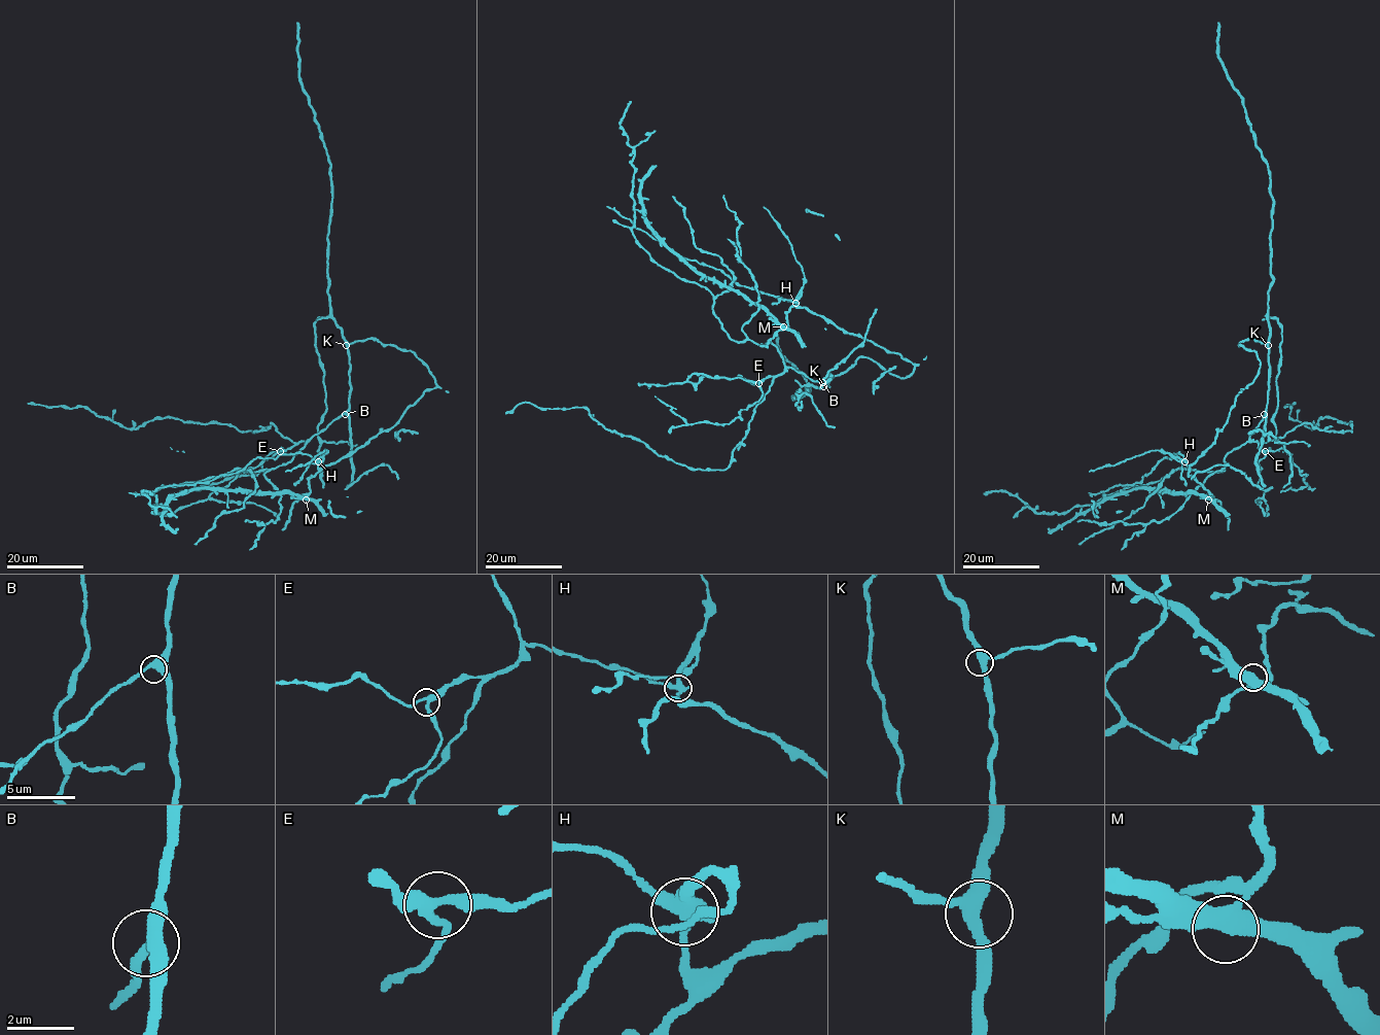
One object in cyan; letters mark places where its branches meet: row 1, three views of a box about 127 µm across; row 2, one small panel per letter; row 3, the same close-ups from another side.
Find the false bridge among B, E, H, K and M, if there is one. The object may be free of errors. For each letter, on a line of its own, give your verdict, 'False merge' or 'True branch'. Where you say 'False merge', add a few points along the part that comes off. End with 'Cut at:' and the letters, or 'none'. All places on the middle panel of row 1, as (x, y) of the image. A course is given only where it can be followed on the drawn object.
B: True branch
E: True branch
H: False merge. Course of the part to remove: (795, 303), (737, 284), (718, 269), (678, 255), (607, 206)
K: True branch
M: True branch
Cut at: H

